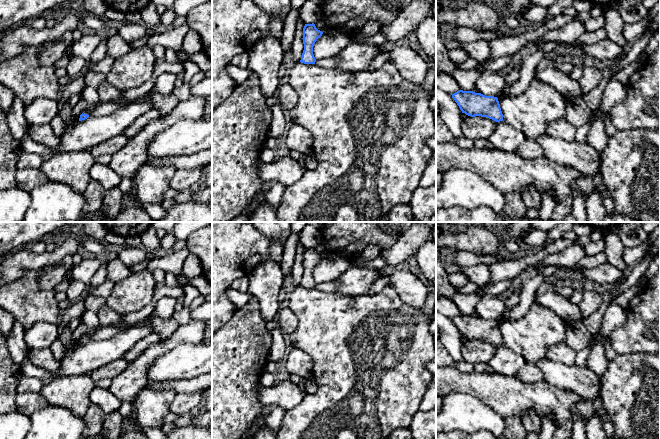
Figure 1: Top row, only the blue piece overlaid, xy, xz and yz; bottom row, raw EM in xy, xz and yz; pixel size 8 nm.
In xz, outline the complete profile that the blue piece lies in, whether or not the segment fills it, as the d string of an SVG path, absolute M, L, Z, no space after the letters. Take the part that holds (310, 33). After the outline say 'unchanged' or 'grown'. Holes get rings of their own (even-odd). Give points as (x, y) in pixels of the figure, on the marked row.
M314 23L305 24L303 28L304 50L300 62L304 64L315 64L316 59L313 55L313 46L323 32L318 30Z; unchanged

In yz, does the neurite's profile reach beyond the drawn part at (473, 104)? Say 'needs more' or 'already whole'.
already whole

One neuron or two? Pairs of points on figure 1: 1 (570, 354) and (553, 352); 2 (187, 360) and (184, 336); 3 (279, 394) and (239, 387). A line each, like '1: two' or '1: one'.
1: one
2: two
3: two

